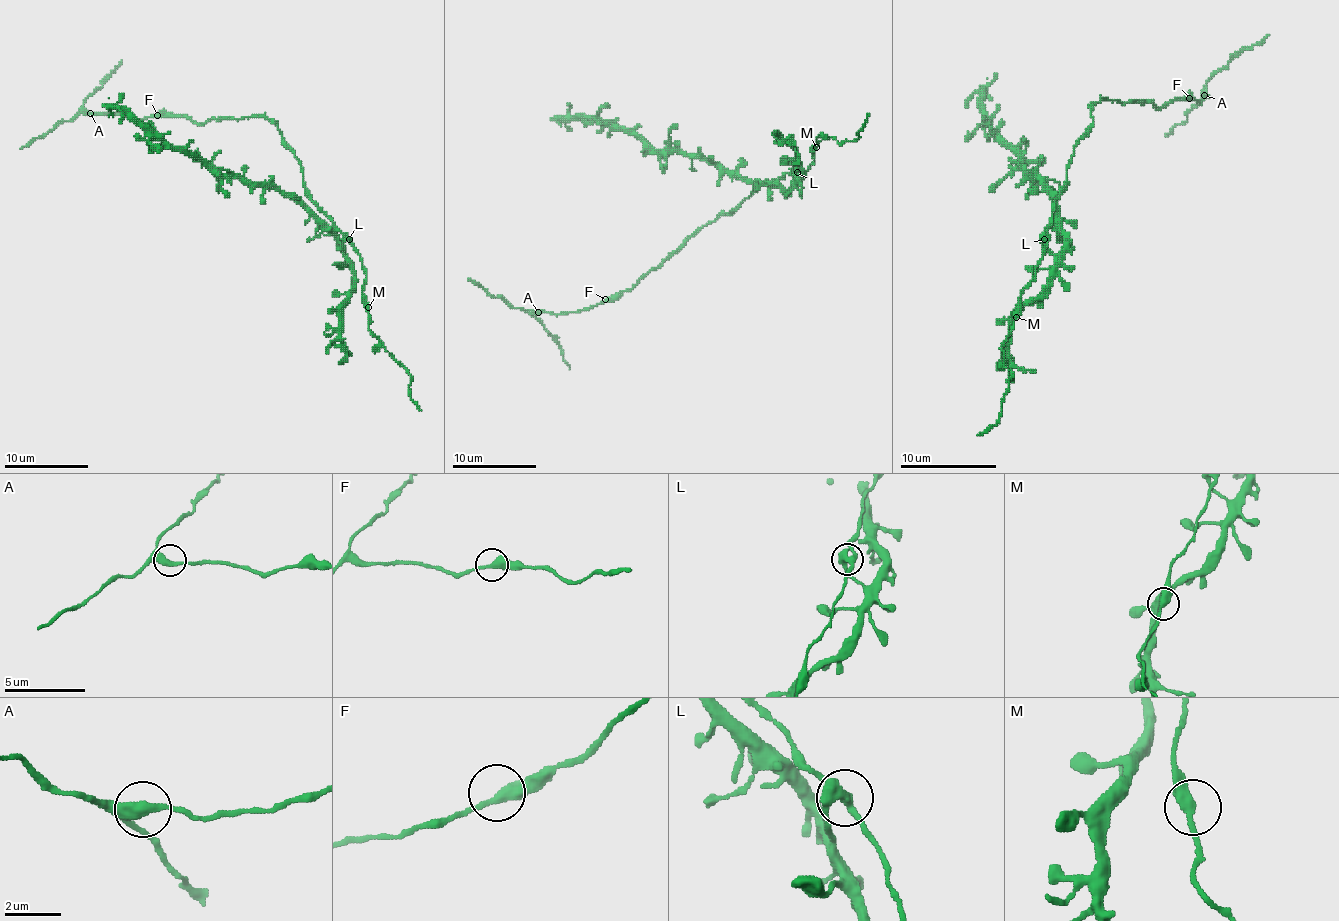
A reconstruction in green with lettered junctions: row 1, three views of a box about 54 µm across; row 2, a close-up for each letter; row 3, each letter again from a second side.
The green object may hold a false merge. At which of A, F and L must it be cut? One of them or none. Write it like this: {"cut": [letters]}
{"cut": []}

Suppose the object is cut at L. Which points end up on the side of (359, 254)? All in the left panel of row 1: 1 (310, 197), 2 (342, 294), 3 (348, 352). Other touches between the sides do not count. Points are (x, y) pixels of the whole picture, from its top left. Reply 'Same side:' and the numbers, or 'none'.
Same side: 1

